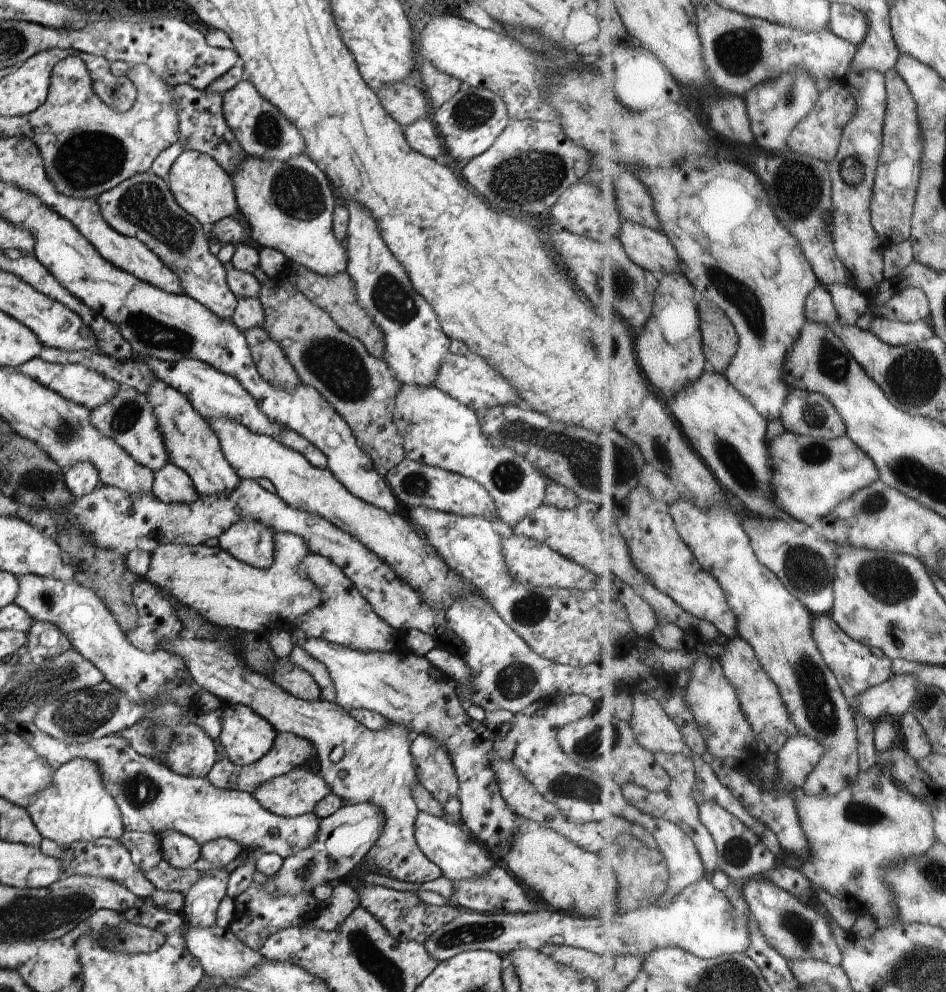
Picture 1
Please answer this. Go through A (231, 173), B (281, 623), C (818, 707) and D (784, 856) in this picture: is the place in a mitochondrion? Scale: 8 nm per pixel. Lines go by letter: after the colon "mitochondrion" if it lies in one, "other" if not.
A: other
B: other
C: mitochondrion
D: other

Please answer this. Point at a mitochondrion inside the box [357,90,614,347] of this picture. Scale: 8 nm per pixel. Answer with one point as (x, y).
(535, 174)

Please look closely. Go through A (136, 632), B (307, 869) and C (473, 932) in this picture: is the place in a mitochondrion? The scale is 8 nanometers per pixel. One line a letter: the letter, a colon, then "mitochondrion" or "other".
A: other
B: mitochondrion
C: mitochondrion

